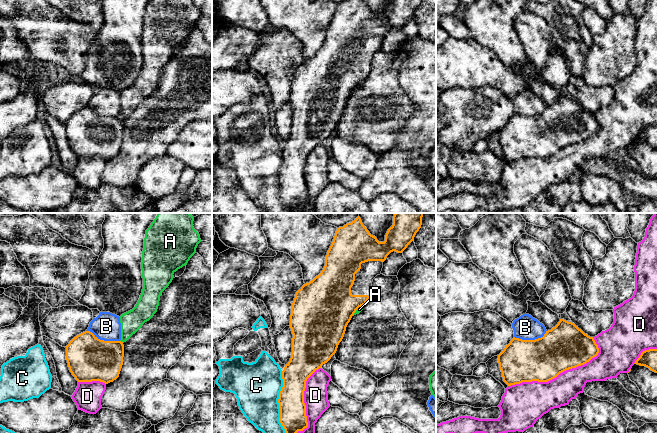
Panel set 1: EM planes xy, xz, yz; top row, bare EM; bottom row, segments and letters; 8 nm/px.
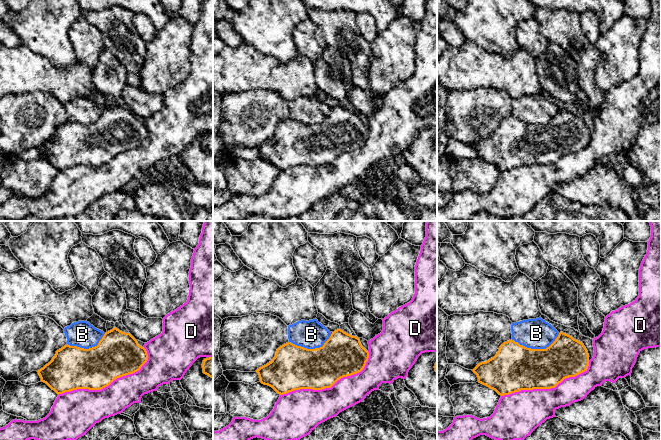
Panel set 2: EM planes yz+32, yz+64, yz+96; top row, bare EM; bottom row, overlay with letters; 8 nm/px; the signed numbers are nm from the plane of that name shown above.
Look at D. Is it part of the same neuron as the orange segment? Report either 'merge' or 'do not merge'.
do not merge

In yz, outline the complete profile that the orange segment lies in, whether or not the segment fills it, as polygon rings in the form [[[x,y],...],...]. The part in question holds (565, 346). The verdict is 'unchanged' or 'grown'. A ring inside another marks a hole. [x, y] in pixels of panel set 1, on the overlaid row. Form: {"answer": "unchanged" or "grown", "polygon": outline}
{"answer": "unchanged", "polygon": [[[560,319],[558,324],[551,330],[546,331],[541,338],[535,340],[522,340],[514,337],[498,355],[498,363],[502,372],[503,381],[508,386],[511,386],[522,382],[548,382],[566,370],[586,364],[592,358],[596,357],[598,353],[599,348],[593,337],[585,334],[574,323]]]}

